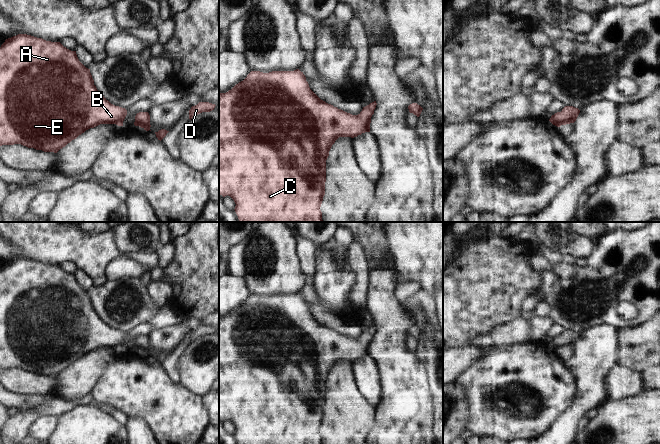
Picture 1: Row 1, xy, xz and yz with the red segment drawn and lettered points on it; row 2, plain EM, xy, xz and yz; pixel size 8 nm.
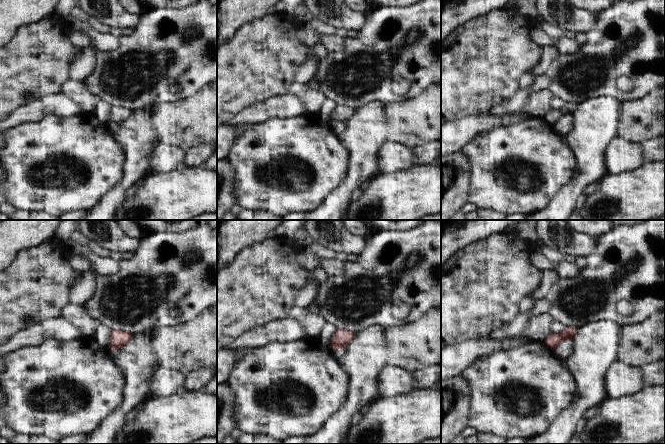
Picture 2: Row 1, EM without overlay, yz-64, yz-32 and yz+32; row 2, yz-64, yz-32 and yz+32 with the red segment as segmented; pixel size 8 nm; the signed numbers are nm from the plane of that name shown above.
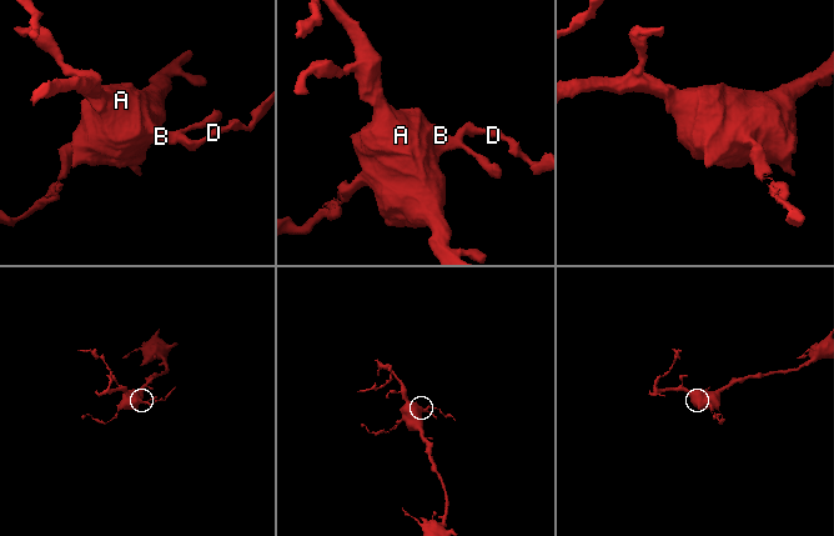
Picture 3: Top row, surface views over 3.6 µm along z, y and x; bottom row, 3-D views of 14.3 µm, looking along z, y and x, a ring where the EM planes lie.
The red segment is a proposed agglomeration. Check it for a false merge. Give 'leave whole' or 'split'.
leave whole

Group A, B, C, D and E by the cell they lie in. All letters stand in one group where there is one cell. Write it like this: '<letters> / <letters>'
A B C D E

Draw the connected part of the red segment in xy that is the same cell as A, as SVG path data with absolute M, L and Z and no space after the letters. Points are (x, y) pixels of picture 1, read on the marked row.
M27 34L5 40L0 47L0 146L21 144L44 152L57 153L72 140L100 124L123 126L125 108L111 104L102 96L90 73L71 51L60 42L46 41Z

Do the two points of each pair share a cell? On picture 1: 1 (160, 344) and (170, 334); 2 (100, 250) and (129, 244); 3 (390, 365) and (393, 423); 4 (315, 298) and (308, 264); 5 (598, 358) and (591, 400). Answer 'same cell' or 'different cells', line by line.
1: same cell
2: different cells
3: same cell
4: same cell
5: same cell

